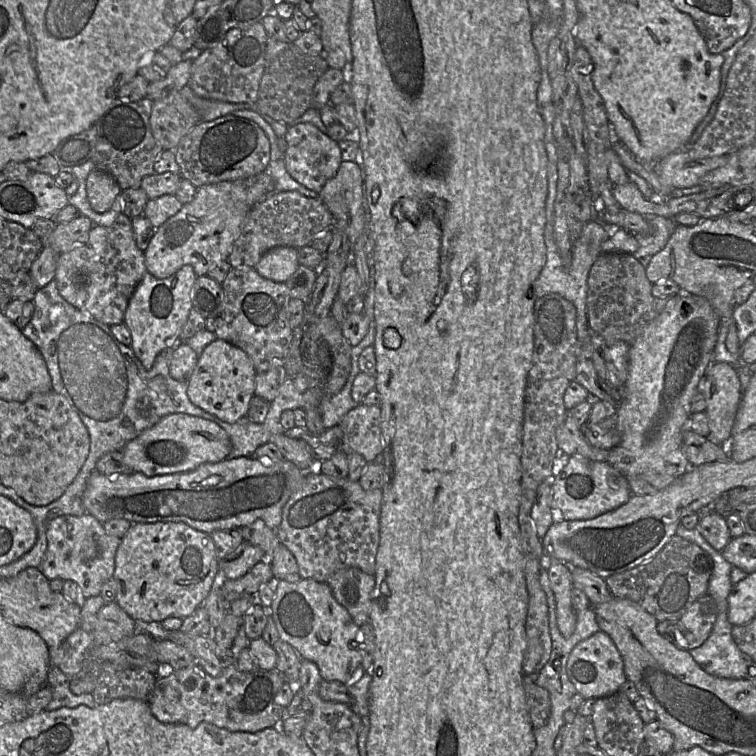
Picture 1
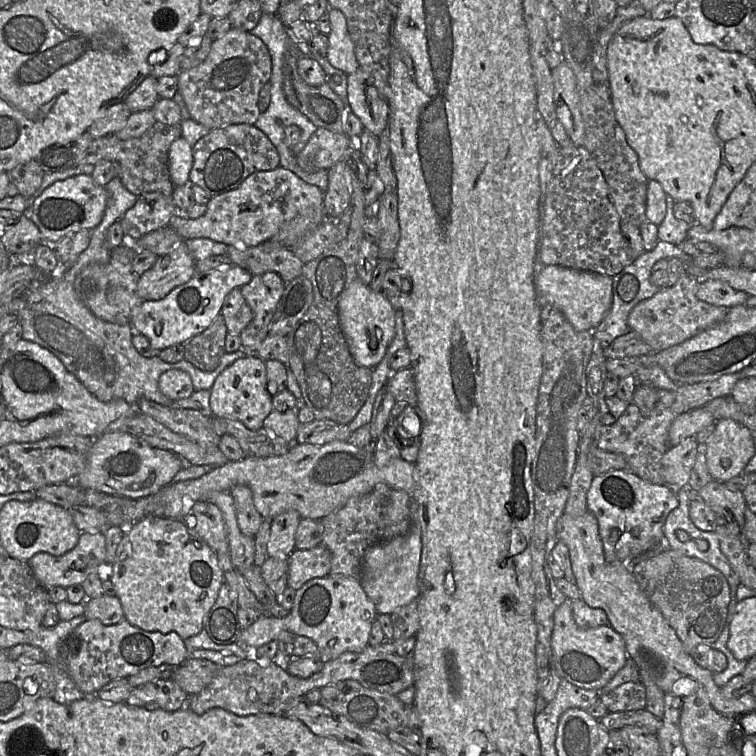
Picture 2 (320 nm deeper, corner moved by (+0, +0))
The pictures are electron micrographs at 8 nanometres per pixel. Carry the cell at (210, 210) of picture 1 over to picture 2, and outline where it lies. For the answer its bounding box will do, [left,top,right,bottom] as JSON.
[137,240,196,301]

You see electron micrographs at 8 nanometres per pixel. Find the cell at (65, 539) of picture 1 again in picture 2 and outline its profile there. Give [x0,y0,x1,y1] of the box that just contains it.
[28,531,107,590]

